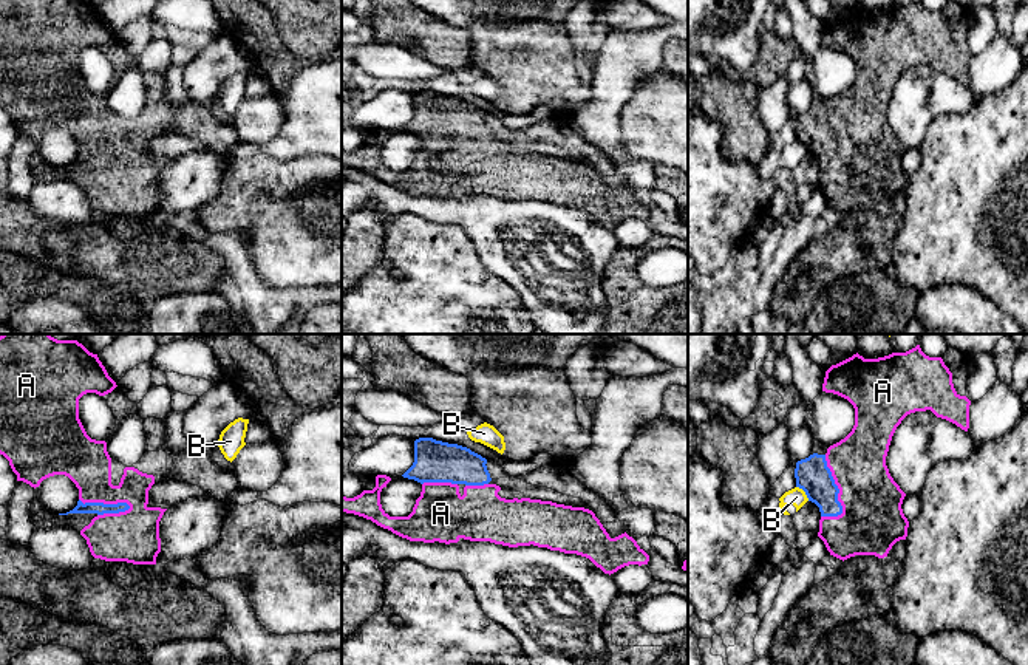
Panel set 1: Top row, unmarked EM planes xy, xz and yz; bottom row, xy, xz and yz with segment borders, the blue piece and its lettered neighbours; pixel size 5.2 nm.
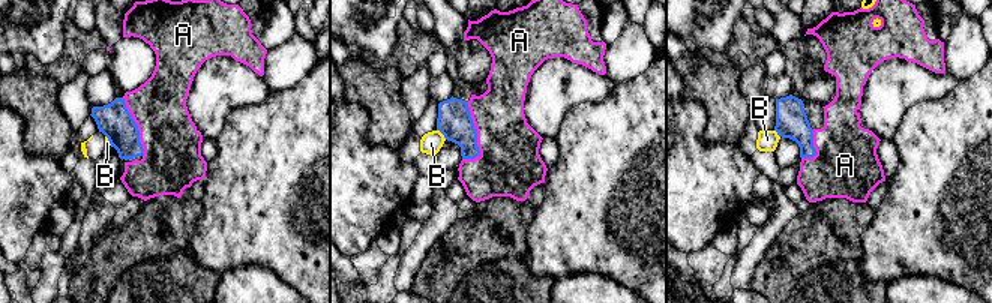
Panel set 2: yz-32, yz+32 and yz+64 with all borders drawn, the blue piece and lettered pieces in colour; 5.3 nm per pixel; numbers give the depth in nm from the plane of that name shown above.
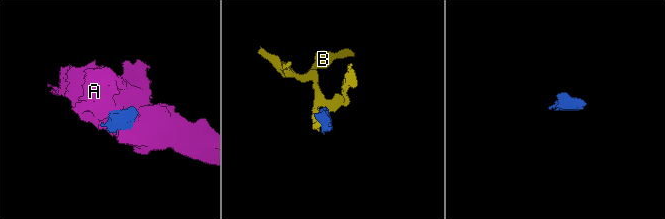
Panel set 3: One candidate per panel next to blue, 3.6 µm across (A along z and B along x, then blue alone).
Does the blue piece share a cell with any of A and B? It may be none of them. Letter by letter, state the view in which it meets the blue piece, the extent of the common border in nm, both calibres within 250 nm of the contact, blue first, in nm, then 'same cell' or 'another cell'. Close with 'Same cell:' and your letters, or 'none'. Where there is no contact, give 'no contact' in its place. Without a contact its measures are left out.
A: xy | 280 nm | 60/280 nm | same cell
B: yz | 100 nm | 180/90 nm | another cell
Same cell: A

